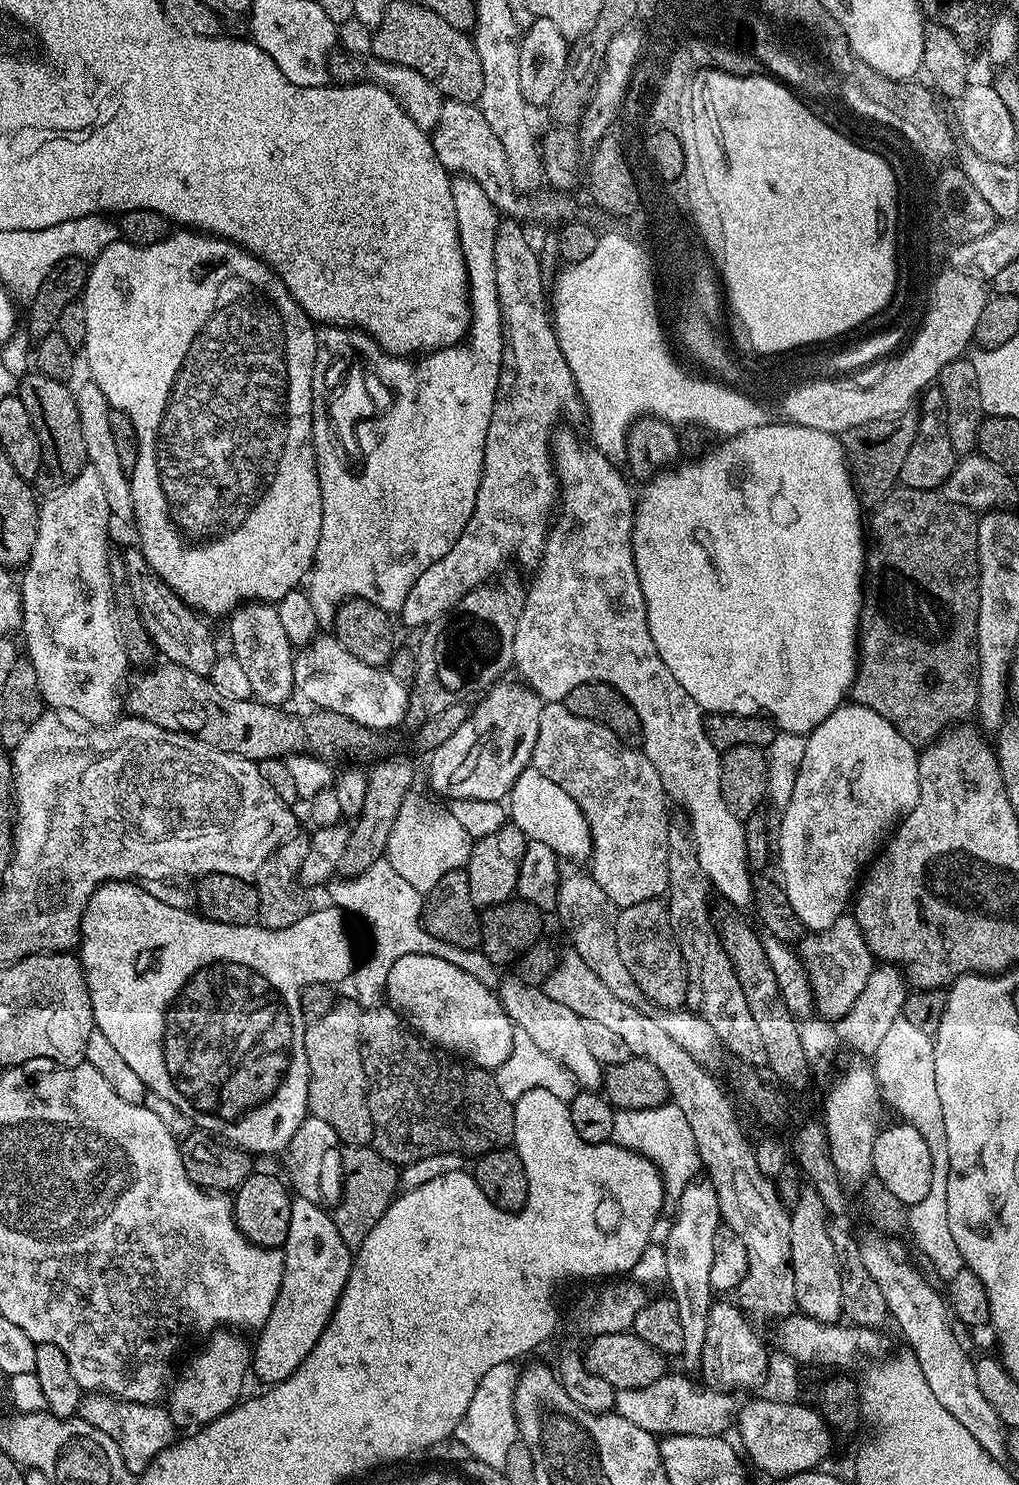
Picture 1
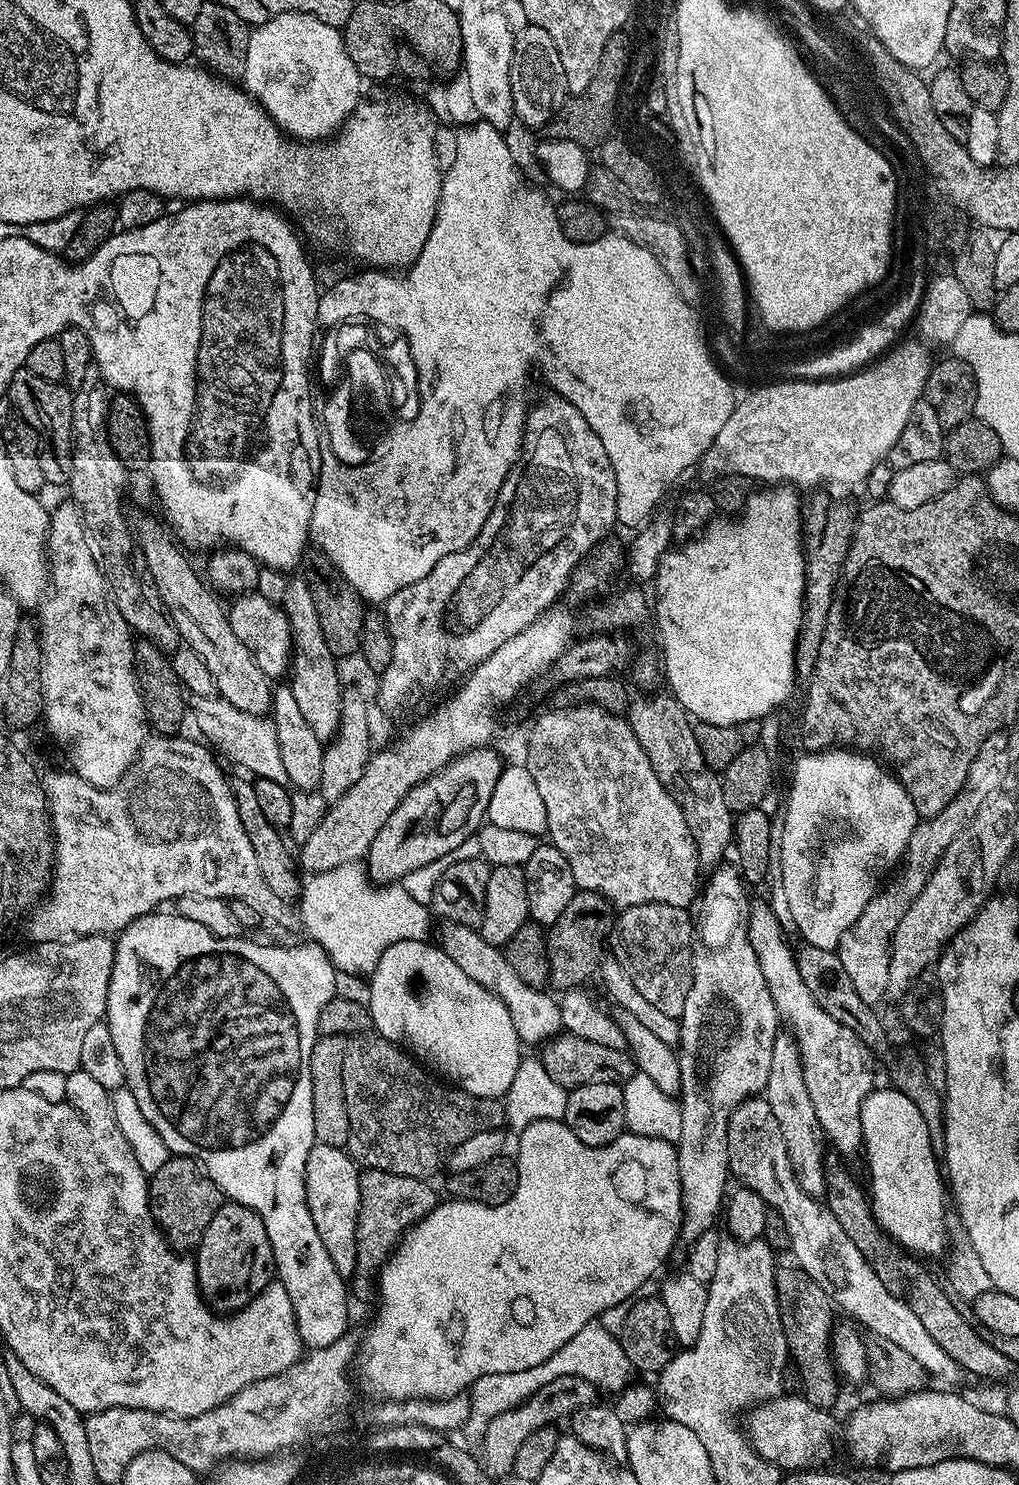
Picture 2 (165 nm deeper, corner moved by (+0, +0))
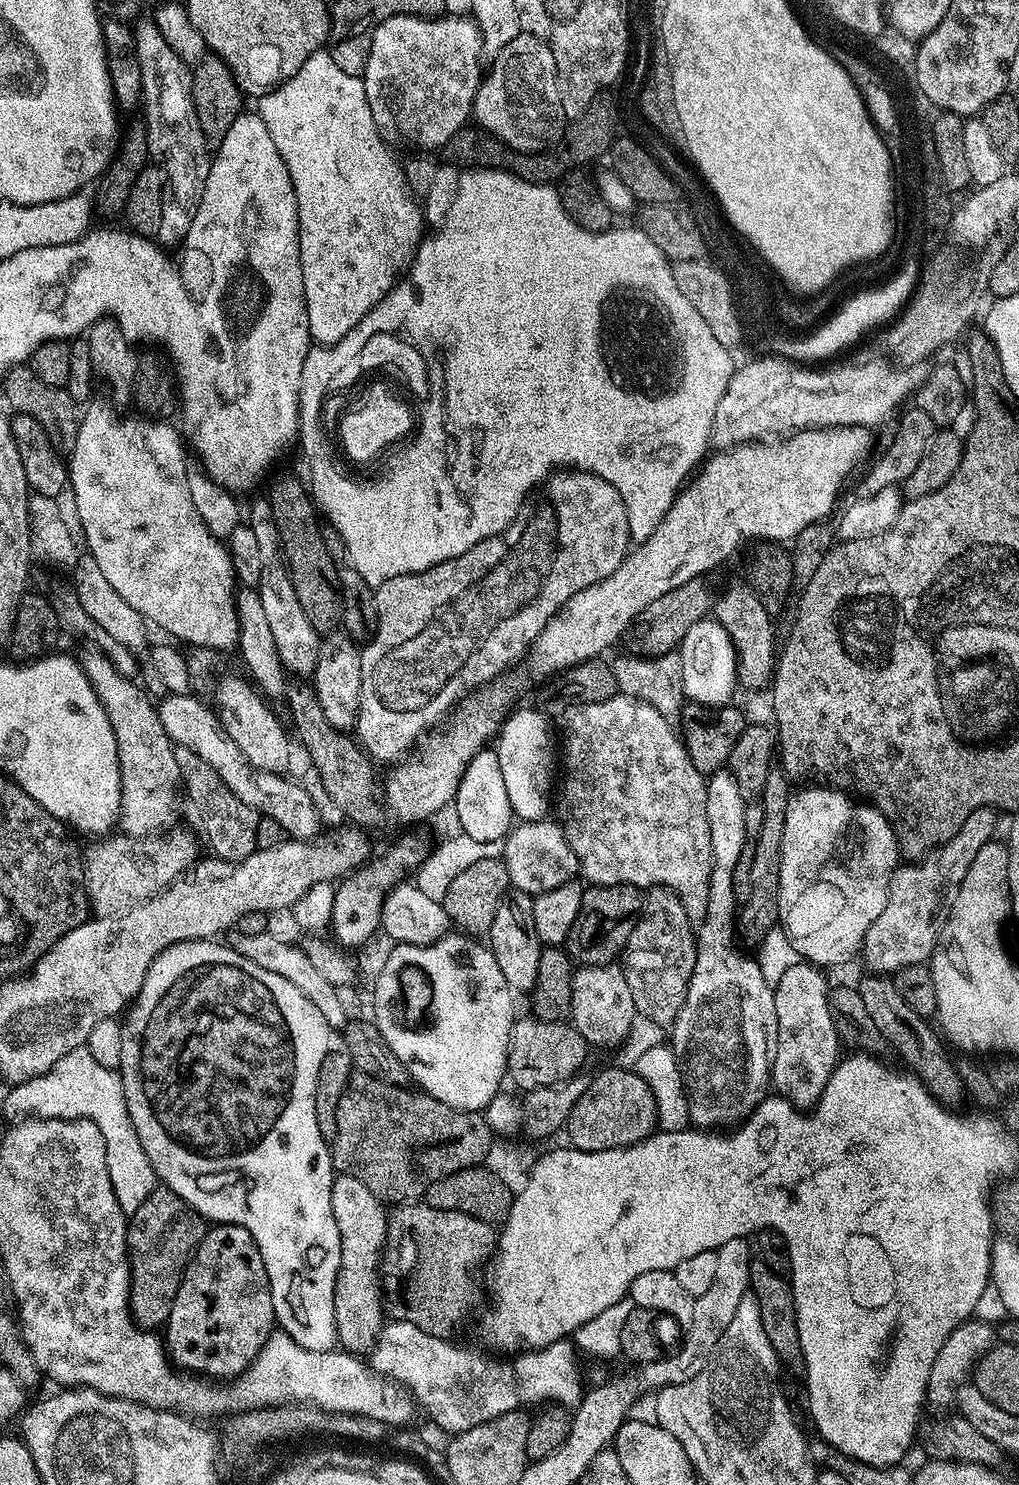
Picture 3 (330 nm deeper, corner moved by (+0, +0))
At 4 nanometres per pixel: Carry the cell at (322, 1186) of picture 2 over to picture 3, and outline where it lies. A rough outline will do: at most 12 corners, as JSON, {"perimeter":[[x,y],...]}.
{"perimeter":[[358,1178],[333,1179],[342,1242],[336,1338],[364,1354],[386,1323],[389,1213]]}

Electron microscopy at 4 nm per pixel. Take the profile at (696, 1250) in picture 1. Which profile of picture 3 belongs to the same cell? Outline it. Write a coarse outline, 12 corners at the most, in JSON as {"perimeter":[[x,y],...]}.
{"perimeter":[[731,771],[707,777],[710,906],[670,1047],[691,1123],[769,1095],[774,988],[738,943],[750,840]]}

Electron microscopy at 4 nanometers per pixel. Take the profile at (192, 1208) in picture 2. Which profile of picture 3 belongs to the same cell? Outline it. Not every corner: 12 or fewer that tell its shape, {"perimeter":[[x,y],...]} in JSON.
{"perimeter":[[157,1186],[128,1221],[133,1317],[167,1321],[205,1221]]}

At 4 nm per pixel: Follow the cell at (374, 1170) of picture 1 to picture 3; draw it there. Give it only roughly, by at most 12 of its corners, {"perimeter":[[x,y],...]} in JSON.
{"perimeter":[[393,1207],[385,1313],[452,1340],[485,1299],[497,1229]]}

